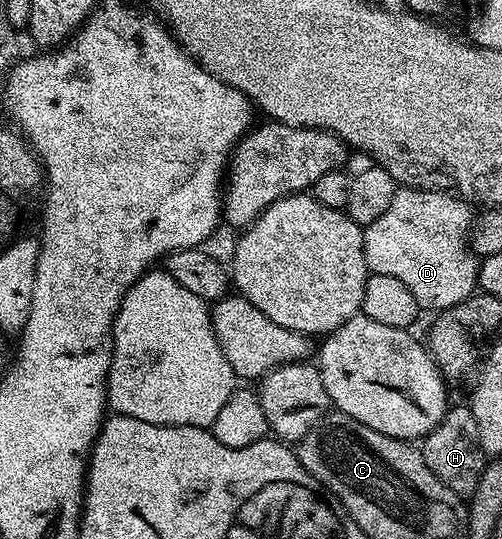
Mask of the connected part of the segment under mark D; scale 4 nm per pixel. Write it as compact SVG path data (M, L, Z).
M400 187L384 213L363 230L362 248L367 270L374 275L397 277L412 292L419 310L437 313L475 294L479 260L469 248L468 234L473 223L471 204L461 196L433 188Z

